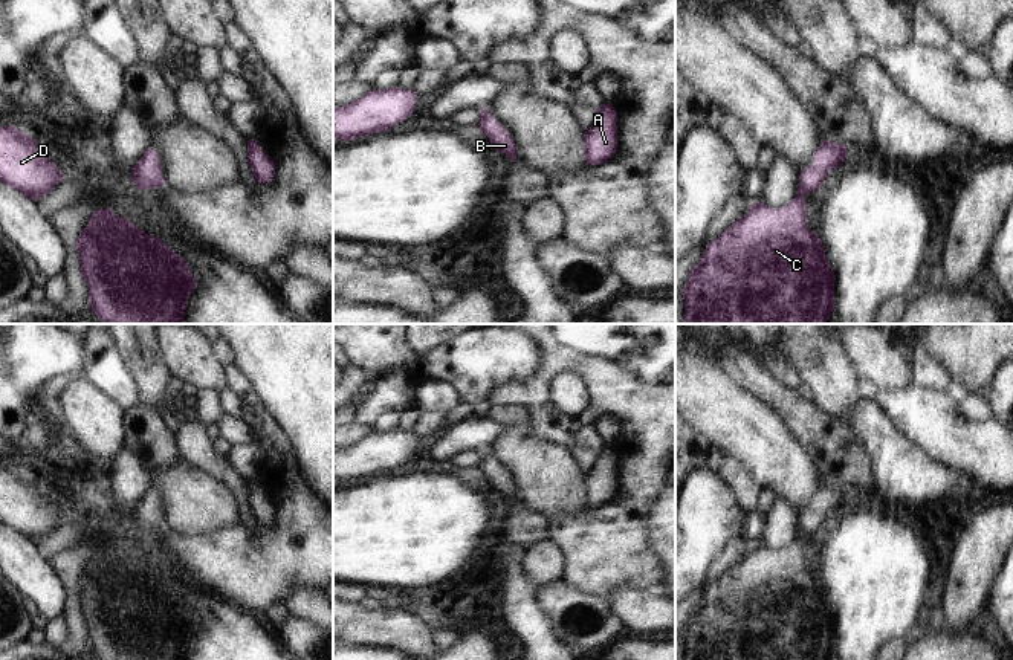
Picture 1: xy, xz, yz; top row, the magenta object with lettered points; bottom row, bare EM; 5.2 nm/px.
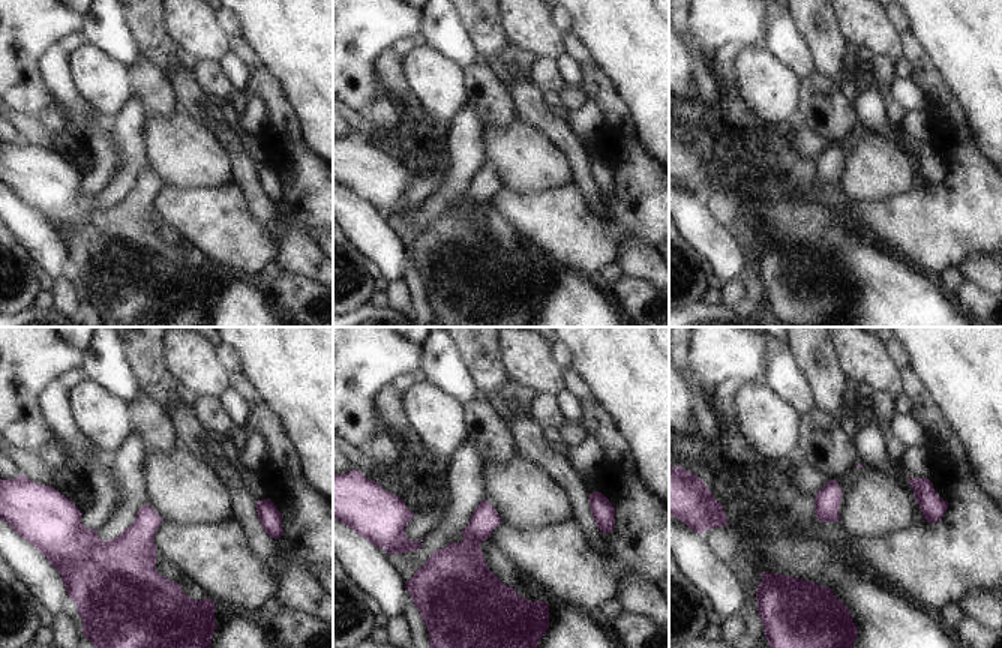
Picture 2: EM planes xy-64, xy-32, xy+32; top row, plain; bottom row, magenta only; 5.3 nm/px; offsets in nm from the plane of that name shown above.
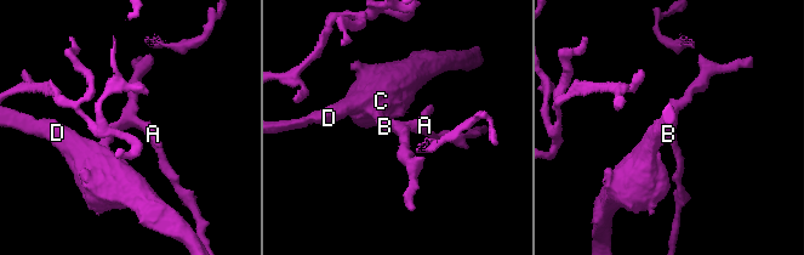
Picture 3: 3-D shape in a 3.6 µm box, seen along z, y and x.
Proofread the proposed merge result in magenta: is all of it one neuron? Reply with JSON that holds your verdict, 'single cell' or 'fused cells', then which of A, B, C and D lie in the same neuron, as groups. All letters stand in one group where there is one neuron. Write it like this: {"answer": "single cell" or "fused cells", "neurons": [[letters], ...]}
{"answer": "single cell", "neurons": [["A", "B", "C", "D"]]}

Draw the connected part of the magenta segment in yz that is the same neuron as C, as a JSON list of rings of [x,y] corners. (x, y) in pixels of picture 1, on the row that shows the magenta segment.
[[[822,141],[813,163],[801,171],[798,196],[784,208],[753,203],[747,214],[709,243],[698,264],[689,272],[685,296],[685,324],[827,324],[834,310],[836,275],[816,231],[807,228],[805,192],[816,192],[831,170],[846,159],[845,144]]]

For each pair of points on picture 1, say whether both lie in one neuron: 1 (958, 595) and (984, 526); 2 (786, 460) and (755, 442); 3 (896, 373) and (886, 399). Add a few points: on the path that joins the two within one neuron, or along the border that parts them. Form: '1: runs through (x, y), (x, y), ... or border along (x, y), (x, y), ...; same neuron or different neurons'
1: runs through (964, 578), (978, 543); same neuron
2: runs through (778, 460), (763, 445); same neuron
3: border along (912, 382), (900, 388), (880, 390); different neurons

